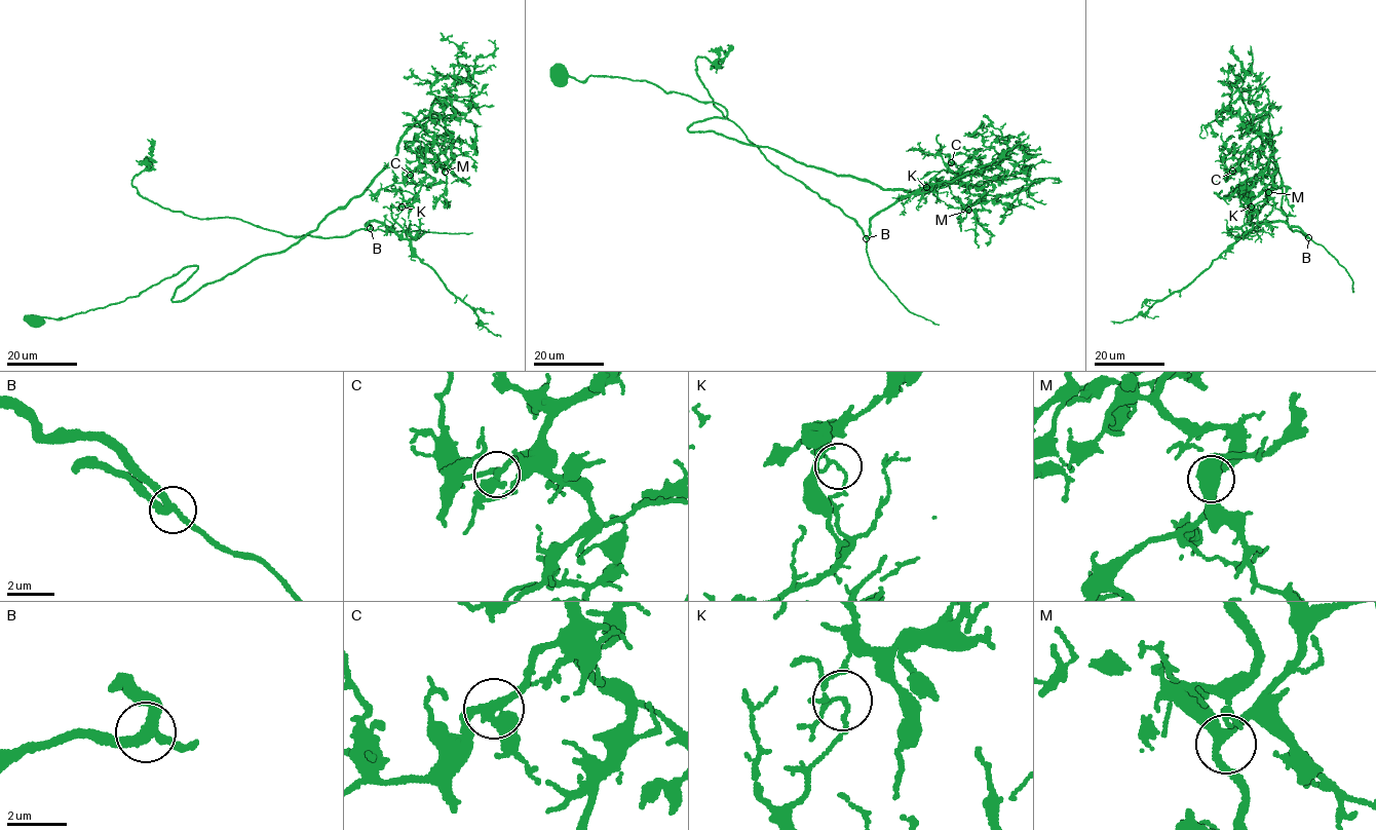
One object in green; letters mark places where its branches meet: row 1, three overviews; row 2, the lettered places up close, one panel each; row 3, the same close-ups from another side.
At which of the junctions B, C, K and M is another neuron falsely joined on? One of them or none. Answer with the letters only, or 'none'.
K

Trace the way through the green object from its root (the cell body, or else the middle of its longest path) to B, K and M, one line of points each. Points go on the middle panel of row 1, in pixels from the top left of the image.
B: (559, 75), (715, 103), (726, 116), (689, 130), (884, 189), (978, 173), (902, 195), (866, 238)
K: (559, 75), (643, 80), (715, 103), (726, 116), (689, 130), (884, 189), (924, 192), (978, 173), (926, 187)
M: (559, 75), (643, 80), (715, 103), (726, 116), (689, 130), (884, 189), (982, 188), (987, 202), (968, 210)

